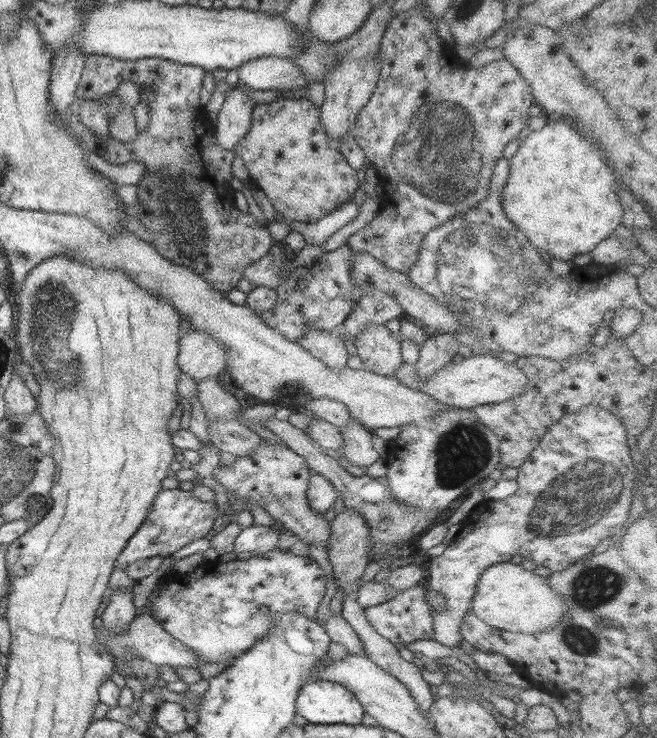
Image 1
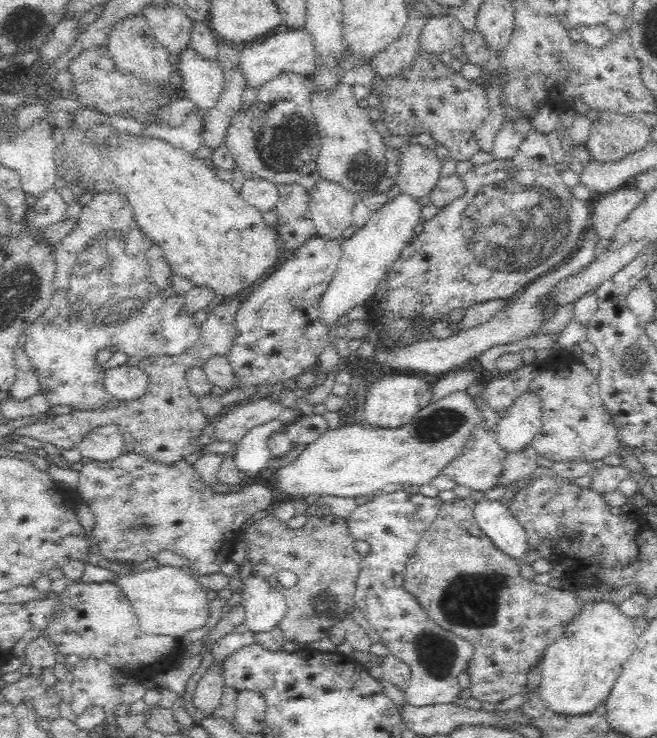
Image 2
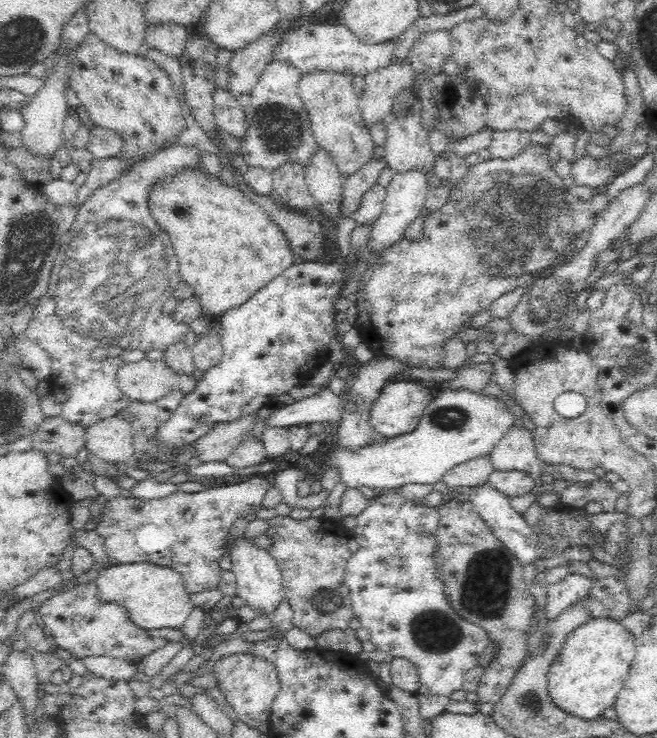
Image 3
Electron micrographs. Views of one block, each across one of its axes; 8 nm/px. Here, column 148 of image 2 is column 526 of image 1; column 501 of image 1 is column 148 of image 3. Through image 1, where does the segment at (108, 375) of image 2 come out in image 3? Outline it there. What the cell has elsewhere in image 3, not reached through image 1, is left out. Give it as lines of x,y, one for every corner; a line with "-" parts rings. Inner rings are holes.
142,359
120,366
117,382
130,401
150,403
161,400
171,391
188,395
196,388
197,379
174,372
165,361

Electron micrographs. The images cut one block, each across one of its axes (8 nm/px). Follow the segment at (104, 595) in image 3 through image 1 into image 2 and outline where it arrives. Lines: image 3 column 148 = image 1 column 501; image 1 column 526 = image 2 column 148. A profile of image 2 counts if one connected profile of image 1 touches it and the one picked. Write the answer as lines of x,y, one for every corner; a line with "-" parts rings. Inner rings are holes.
159,566
155,569
131,572
120,570
110,578
128,597
140,628
146,634
176,637
178,640
188,632
206,624
210,618
210,600
196,578
184,567

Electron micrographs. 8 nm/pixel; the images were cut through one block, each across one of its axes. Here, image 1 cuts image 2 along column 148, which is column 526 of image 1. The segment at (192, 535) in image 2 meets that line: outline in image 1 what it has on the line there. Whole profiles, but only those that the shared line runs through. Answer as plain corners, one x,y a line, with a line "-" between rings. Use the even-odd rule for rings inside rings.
586,406
550,426
539,446
518,468
518,490
510,498
485,498
477,504
445,551
440,556
431,557
428,568
430,588
444,594
447,600
447,608
433,615
435,641
448,648
460,646
463,639
459,633
461,622
471,610
481,574
492,565
510,561
518,554
556,573
590,556
605,538
618,538
619,532
630,521
630,504
637,478
637,468
627,441
627,430
620,420
600,406

